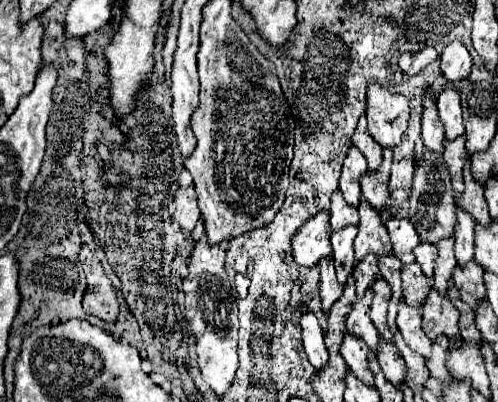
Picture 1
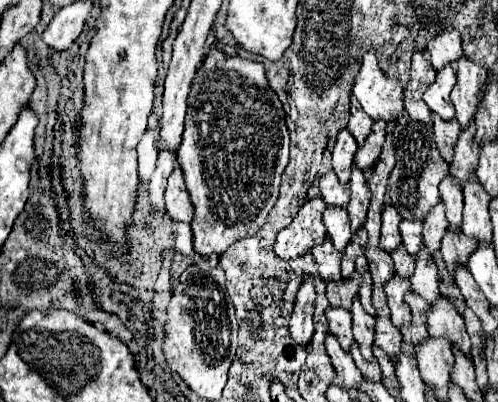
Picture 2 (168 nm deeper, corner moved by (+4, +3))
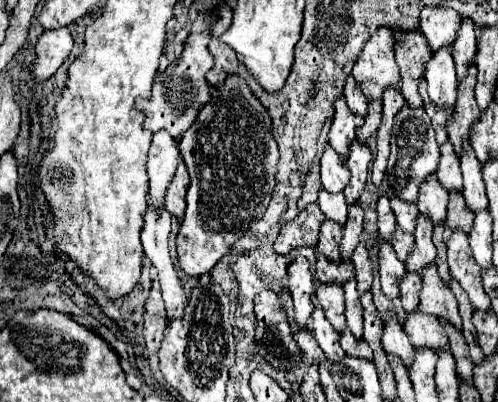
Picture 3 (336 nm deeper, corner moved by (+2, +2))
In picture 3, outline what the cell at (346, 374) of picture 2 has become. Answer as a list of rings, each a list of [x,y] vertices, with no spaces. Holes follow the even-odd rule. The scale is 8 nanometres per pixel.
[[[318,305],[312,311],[312,333],[314,333],[314,339],[318,341],[320,349],[326,353],[326,357],[330,361],[340,361],[344,357],[344,349],[338,343],[340,335],[326,321],[326,317],[324,317],[324,313],[322,313],[322,309]]]

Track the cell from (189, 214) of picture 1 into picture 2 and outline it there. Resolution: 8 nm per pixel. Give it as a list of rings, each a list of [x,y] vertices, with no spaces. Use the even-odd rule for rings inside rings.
[[[176,168],[166,186],[166,214],[174,222],[190,222],[194,218],[194,206],[190,204],[190,194],[186,192],[184,174],[180,168]]]

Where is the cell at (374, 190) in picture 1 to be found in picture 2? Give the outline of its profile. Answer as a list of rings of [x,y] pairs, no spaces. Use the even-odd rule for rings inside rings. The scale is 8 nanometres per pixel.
[[[376,122],[374,126],[372,126],[372,132],[370,132],[370,136],[366,138],[366,142],[364,142],[364,146],[362,148],[358,148],[358,152],[356,152],[356,156],[354,156],[354,164],[362,170],[362,172],[366,172],[366,170],[370,170],[370,168],[374,168],[374,164],[378,162],[378,156],[380,156],[380,152],[382,152],[382,144],[384,144],[384,140],[386,140],[386,122]]]

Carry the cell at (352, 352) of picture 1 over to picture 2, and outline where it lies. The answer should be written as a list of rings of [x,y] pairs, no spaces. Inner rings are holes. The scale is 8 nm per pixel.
[[[328,308],[326,320],[328,320],[330,332],[338,338],[340,346],[346,352],[350,352],[350,346],[354,344],[354,336],[352,336],[352,328],[350,328],[352,314],[348,310],[344,310],[344,308]]]

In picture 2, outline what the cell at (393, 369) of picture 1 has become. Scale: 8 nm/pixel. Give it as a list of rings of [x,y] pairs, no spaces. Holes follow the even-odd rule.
[[[354,300],[352,306],[352,330],[354,330],[354,338],[362,350],[362,356],[370,362],[374,362],[374,354],[372,354],[372,346],[374,346],[374,316],[366,314],[360,300]]]

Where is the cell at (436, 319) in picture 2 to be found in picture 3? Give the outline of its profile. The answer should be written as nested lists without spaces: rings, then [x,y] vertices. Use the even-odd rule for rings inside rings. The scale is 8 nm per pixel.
[[[428,265],[422,271],[422,289],[420,289],[420,305],[422,313],[430,313],[436,317],[446,317],[456,329],[462,329],[462,321],[458,315],[456,297],[448,285],[438,275],[436,265]]]

